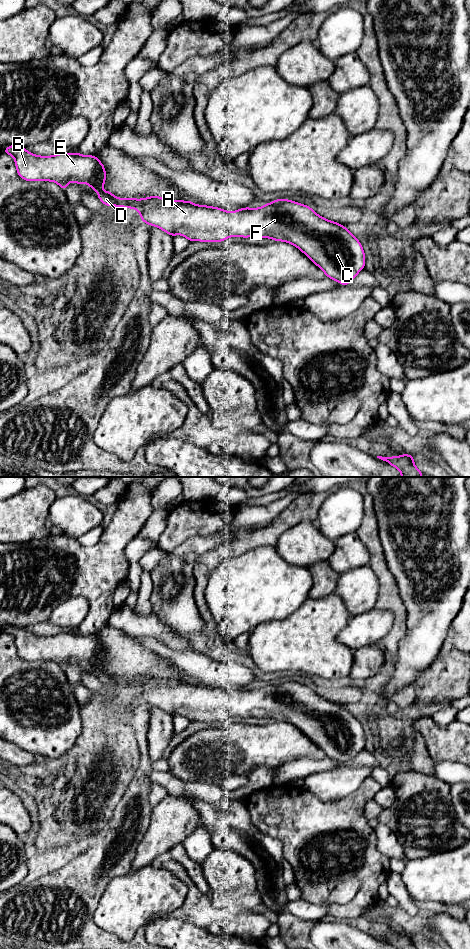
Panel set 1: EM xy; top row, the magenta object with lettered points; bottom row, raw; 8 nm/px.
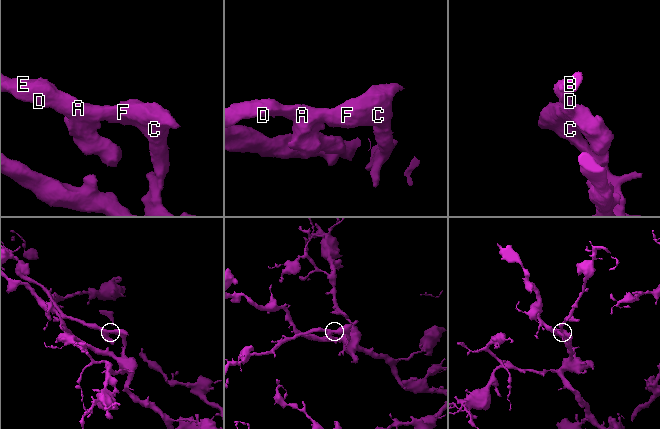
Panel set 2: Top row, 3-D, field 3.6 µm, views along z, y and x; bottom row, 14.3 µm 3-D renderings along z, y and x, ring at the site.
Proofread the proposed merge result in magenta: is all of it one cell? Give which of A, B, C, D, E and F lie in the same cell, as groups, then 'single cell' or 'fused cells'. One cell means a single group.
A B C D E F; single cell

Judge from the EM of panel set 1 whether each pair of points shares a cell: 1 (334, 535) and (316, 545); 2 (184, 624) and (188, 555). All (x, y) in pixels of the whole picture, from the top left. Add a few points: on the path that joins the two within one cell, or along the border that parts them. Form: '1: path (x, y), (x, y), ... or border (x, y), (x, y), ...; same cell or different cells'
1: border (314, 522), (318, 529), (334, 542); different cells
2: path (184, 607), (184, 589), (187, 583), (187, 572); same cell

